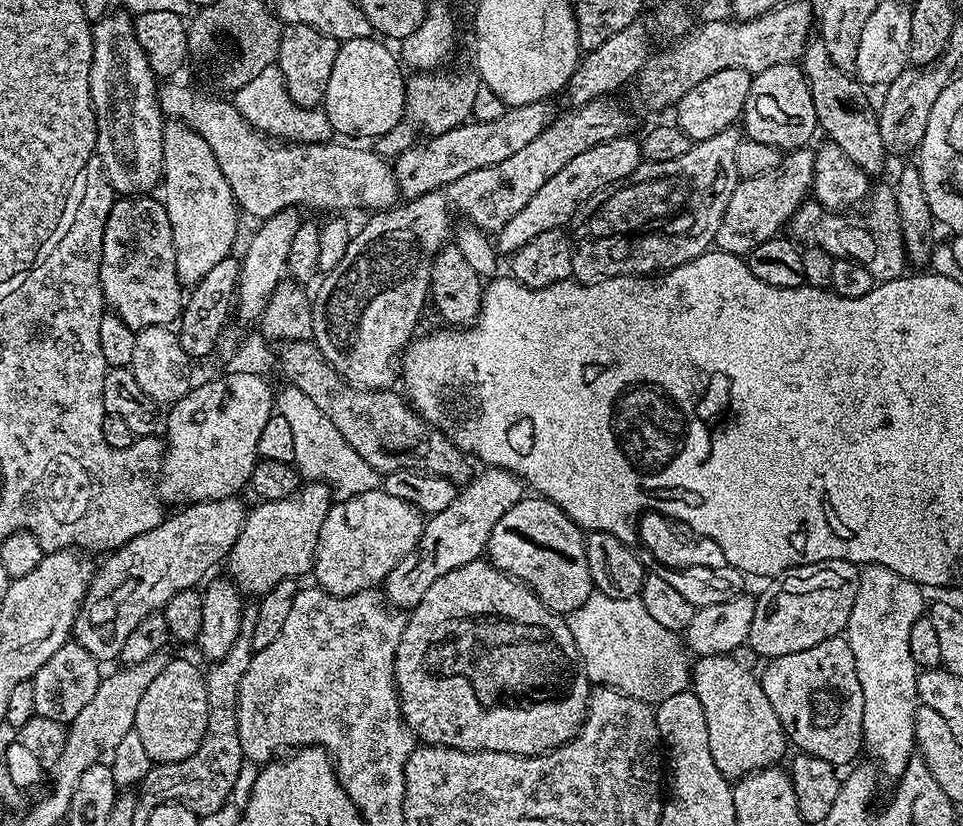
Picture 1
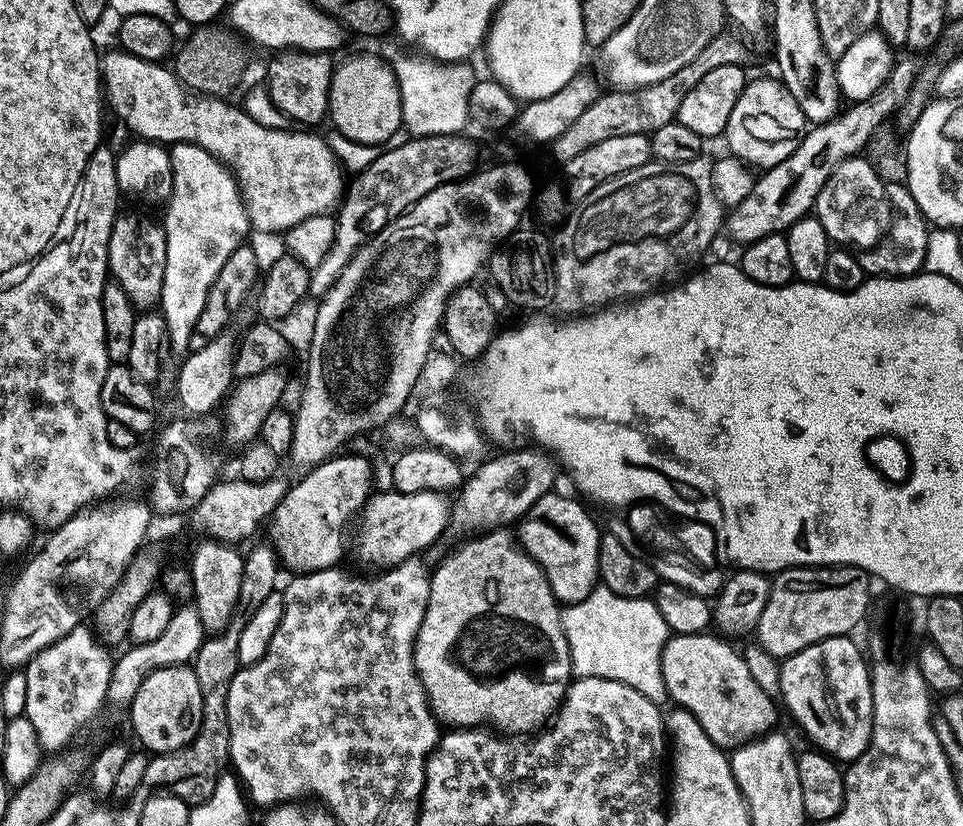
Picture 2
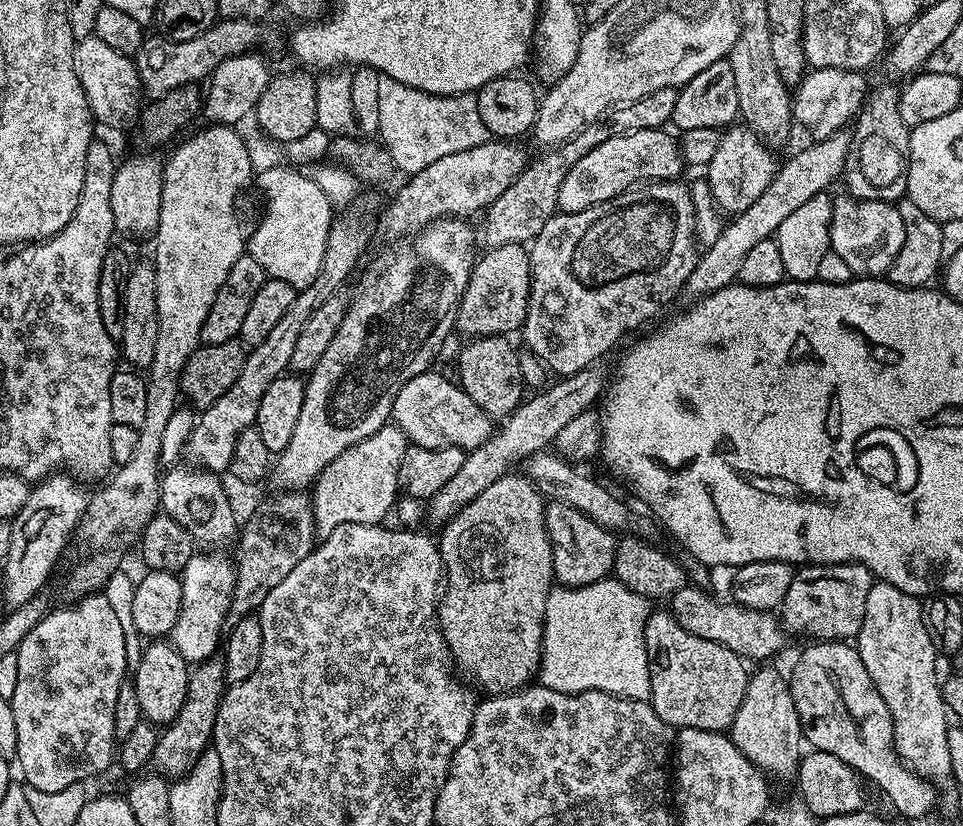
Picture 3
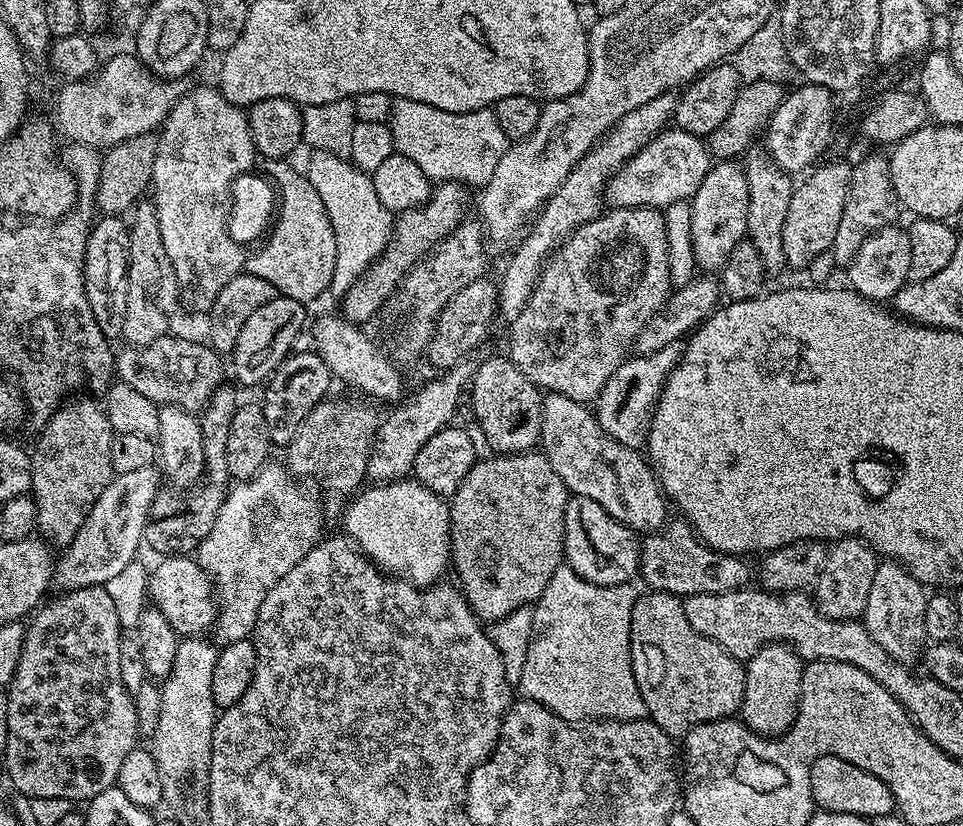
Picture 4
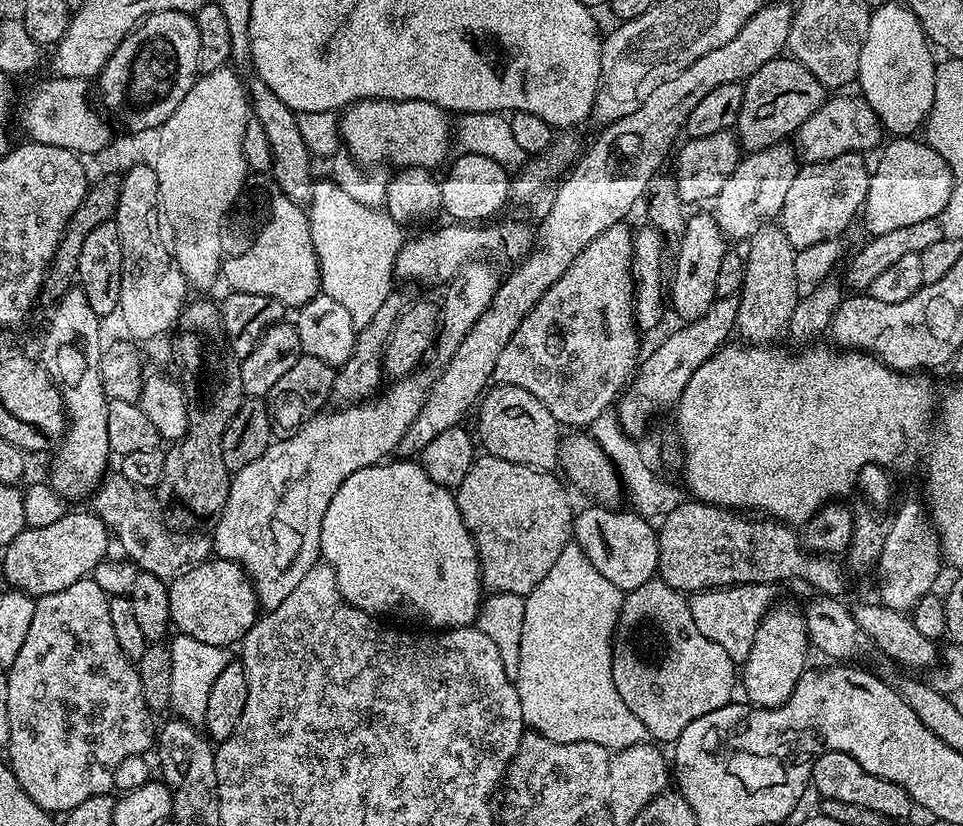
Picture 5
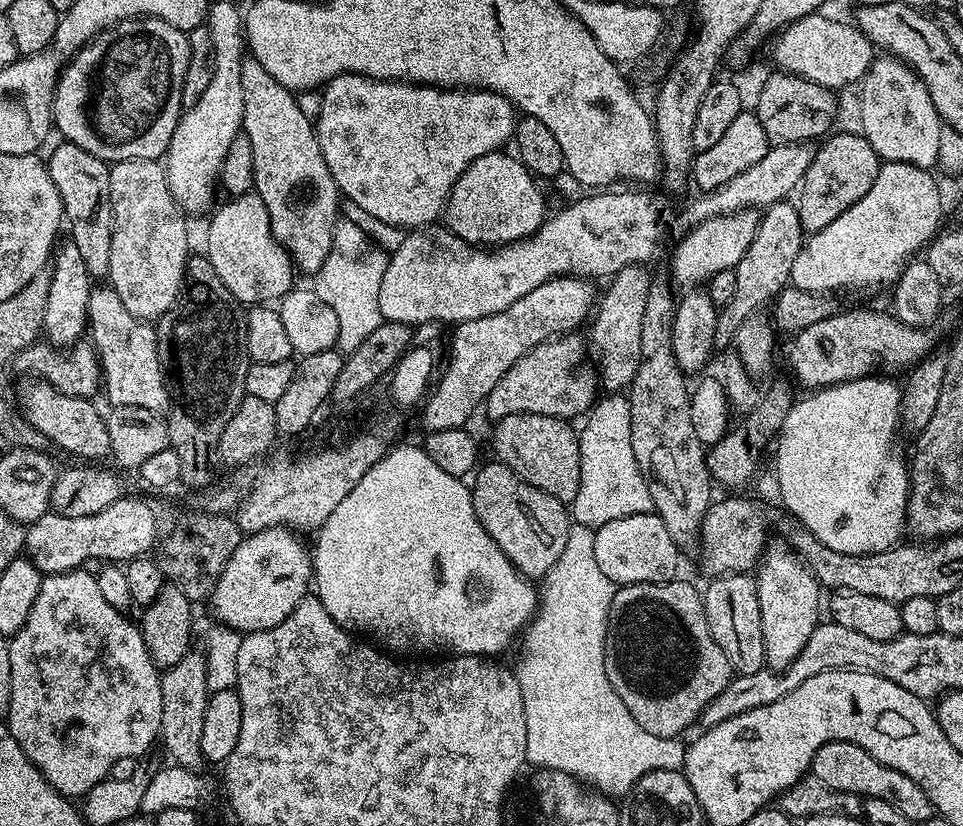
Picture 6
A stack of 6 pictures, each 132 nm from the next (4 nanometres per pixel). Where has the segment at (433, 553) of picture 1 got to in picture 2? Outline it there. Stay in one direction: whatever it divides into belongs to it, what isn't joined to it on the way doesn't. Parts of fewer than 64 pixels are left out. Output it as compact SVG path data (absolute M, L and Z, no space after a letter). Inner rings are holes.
M520 446L515 450L502 452L504 453L501 456L496 456L493 460L485 459L483 461L485 464L473 476L471 473L463 481L456 494L458 496L451 505L451 523L455 527L457 524L458 527L465 528L468 534L495 526L515 525L530 510L530 506L538 502L538 498L542 498L557 487L558 464L552 452L541 450L536 446ZM516 450L517 452L512 452Z

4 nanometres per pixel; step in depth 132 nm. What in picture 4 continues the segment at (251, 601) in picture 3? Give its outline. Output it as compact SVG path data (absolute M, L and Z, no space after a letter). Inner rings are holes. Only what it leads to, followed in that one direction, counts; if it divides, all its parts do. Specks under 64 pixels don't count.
M332 399L320 400L318 406L314 406L314 410L306 414L306 418L302 418L298 434L294 434L294 438L286 446L286 467L297 478L320 480L325 517L340 518L344 515L350 497L365 483L368 475L368 451L372 449L372 441L376 439L381 417L376 416L371 403L368 405L359 404L356 400Z

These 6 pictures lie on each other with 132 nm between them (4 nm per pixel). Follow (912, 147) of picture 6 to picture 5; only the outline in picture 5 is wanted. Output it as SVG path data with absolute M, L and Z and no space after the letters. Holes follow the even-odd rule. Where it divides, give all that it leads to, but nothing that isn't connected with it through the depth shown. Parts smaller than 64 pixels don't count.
M885 2L880 7L873 7L871 14L870 26L862 42L862 55L858 58L856 80L860 84L859 95L872 107L885 133L908 138L925 127L934 106L938 60L932 57L933 45L907 3Z

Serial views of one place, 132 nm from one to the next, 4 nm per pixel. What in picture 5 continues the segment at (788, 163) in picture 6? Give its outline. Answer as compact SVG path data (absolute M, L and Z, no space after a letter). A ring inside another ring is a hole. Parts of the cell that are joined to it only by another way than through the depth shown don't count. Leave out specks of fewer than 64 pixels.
M848 94L833 95L836 96L833 100L832 97L825 99L824 105L814 114L810 114L810 118L806 118L806 122L802 122L802 126L794 133L794 144L804 164L826 162L830 158L838 158L838 154L846 154L847 152L868 154L871 148L877 147L876 149L879 149L881 147L886 133L872 107L864 103L863 99L855 98L856 100L851 100L850 97L844 95Z

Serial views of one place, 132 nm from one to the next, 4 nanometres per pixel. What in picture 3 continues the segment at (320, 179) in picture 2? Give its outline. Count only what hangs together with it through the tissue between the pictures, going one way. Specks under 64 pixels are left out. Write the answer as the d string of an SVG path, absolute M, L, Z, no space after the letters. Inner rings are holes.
M93 34L85 40L76 41L74 68L78 74L78 82L82 82L86 102L99 123L101 120L112 128L124 128L127 124L135 125L139 121L142 111L142 89L133 57L106 46L102 38Z

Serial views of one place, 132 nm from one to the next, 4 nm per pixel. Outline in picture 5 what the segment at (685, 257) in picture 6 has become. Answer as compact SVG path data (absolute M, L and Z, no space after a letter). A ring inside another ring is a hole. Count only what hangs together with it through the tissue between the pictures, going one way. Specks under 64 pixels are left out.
M781 142L761 152L747 153L714 201L714 215L725 237L732 242L747 242L759 228L775 221L786 202L786 194L794 183L797 171L798 152L791 143Z

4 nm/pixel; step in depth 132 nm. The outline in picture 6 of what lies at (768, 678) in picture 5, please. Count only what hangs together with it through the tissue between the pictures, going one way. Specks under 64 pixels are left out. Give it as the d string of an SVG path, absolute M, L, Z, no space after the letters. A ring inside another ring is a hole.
M769 543L754 572L758 610L762 618L764 662L773 670L785 668L794 662L822 620L822 585L804 563L800 553L789 545L788 548L784 544Z

